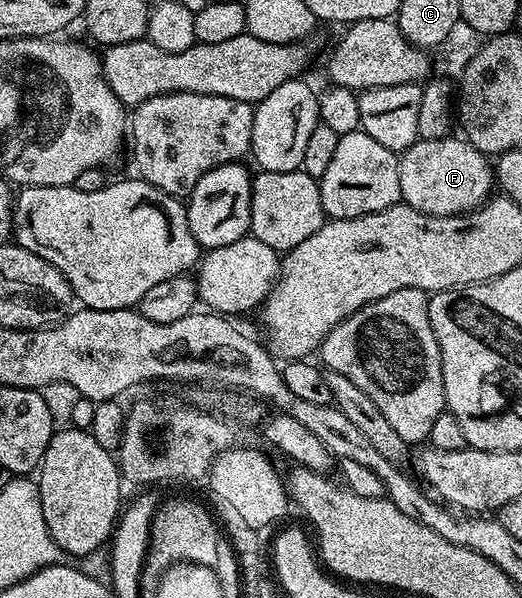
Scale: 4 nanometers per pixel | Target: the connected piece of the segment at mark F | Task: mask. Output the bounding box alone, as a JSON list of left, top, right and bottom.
[397,136,495,216]

